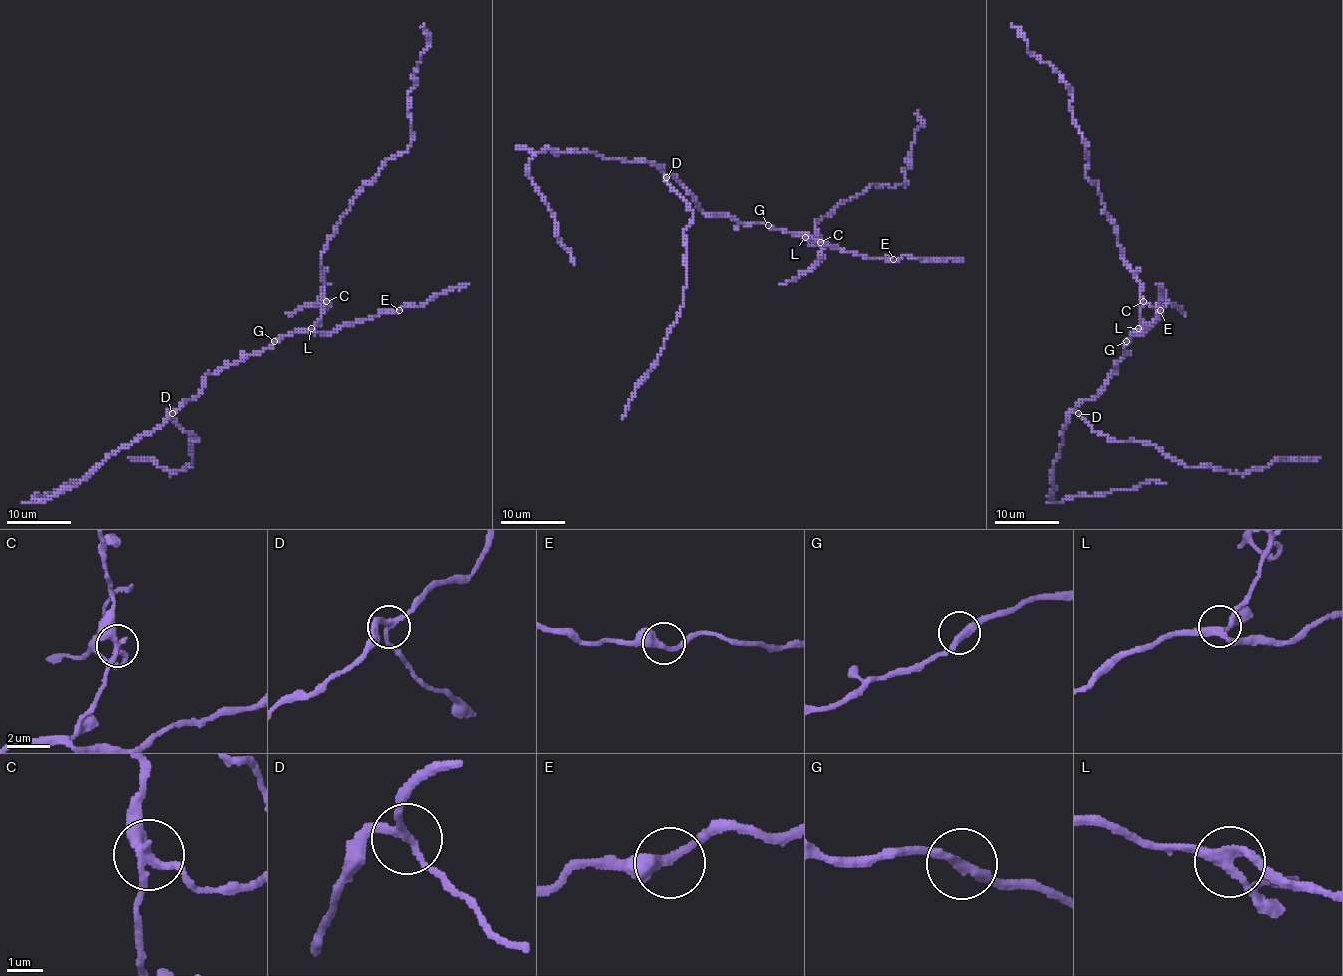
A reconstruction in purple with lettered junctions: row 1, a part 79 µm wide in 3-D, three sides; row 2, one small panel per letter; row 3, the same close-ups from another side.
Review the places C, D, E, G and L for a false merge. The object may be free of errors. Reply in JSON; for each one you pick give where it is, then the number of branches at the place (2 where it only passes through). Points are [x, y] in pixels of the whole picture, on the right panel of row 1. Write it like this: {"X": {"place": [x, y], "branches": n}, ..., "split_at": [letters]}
{"C": {"place": [1143, 301], "branches": 3}, "split_at": ["C"]}

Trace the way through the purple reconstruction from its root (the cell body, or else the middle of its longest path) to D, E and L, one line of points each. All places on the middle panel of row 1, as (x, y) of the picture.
D: (769, 227), (764, 224), (740, 224), (731, 216), (707, 214), (673, 176), (666, 177)
E: (769, 227), (782, 229), (788, 233), (809, 235), (835, 248), (864, 254), (869, 259), (893, 259)
L: (769, 227), (805, 237)

